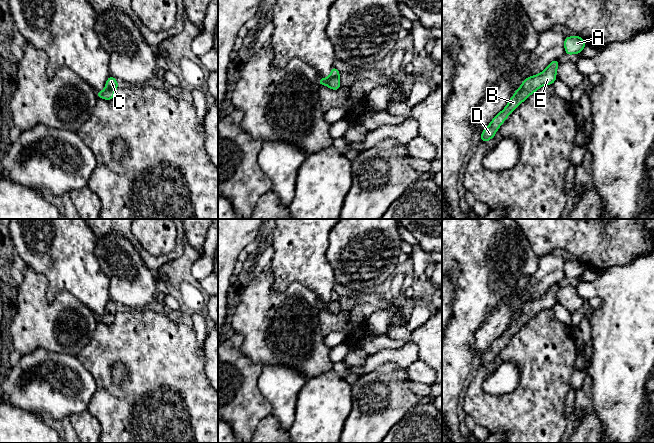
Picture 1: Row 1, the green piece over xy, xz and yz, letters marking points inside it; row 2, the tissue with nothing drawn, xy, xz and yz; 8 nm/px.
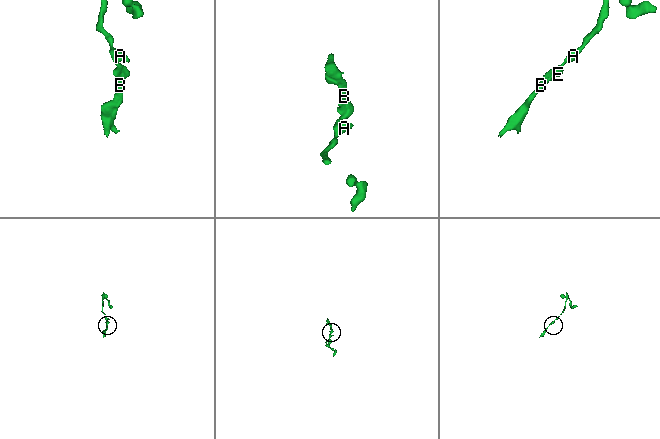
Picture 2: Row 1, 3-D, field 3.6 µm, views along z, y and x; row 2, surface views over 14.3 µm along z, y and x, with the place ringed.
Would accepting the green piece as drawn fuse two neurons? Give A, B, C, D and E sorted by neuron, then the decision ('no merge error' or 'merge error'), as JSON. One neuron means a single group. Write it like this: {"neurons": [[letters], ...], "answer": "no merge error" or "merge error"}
{"neurons": [["A", "B", "C", "D", "E"]], "answer": "no merge error"}

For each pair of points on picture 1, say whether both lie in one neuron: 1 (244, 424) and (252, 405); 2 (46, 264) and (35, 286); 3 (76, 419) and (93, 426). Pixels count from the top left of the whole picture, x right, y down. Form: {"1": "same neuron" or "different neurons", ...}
{"1": "same neuron", "2": "different neurons", "3": "same neuron"}

